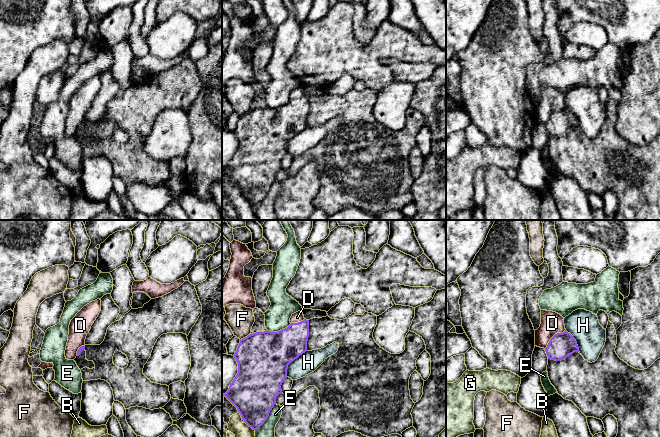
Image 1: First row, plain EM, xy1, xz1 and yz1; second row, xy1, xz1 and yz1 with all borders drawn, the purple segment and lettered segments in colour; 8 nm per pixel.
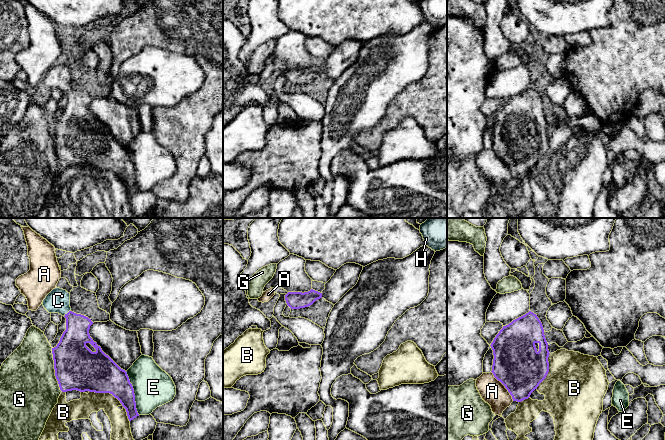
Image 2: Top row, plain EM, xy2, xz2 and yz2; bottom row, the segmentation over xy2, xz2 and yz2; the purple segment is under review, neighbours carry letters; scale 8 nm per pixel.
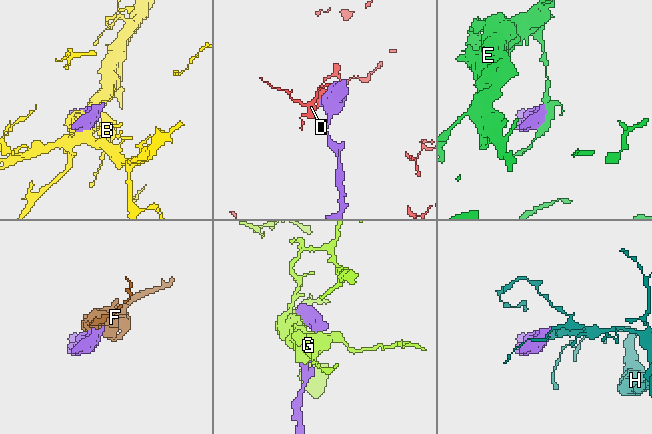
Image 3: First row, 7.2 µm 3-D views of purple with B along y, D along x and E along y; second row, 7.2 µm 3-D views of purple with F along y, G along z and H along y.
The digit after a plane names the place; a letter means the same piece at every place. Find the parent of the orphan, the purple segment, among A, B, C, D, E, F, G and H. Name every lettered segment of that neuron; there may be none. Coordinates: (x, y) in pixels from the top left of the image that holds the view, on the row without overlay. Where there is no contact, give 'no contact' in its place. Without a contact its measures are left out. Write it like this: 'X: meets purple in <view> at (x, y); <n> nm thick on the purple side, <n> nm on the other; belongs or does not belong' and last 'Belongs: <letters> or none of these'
A: meets purple in yz2 at (504, 161); 380 nm thick on the purple side, 200 nm on the other; does not belong
B: meets purple in xy2 at (114, 172); 320 nm thick on the purple side, 160 nm on the other; does not belong
C: meets purple in xy2 at (67, 89); 220 nm thick on the purple side, 190 nm on the other; belongs
D: meets purple in yz1 at (553, 112); 200 nm thick on the purple side, 180 nm on the other; does not belong
E: meets purple in xy2 at (133, 169); 260 nm thick on the purple side, 320 nm on the other; does not belong
F: meets purple in xz1 at (245, 113); 420 nm thick on the purple side, 220 nm on the other; does not belong
G: meets purple in xy2 at (55, 146); 360 nm thick on the purple side, 460 nm on the other; does not belong
H: meets purple in xz1 at (291, 137); 420 nm thick on the purple side, 170 nm on the other; does not belong
Belongs: C

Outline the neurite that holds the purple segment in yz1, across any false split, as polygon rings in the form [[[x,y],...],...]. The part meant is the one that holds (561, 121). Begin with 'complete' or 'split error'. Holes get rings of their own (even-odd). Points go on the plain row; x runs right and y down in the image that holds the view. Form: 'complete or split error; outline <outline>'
complete; outline [[[566,106],[555,110],[545,124],[548,135],[559,137],[569,133],[574,128],[579,128],[576,116]]]

